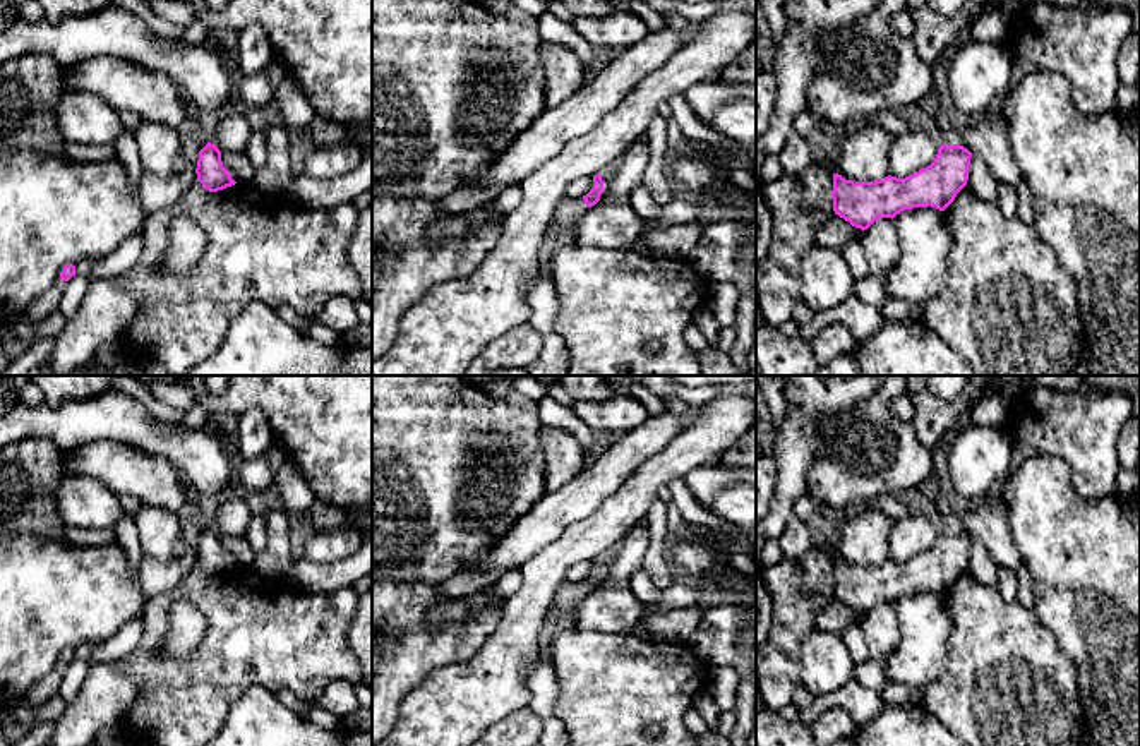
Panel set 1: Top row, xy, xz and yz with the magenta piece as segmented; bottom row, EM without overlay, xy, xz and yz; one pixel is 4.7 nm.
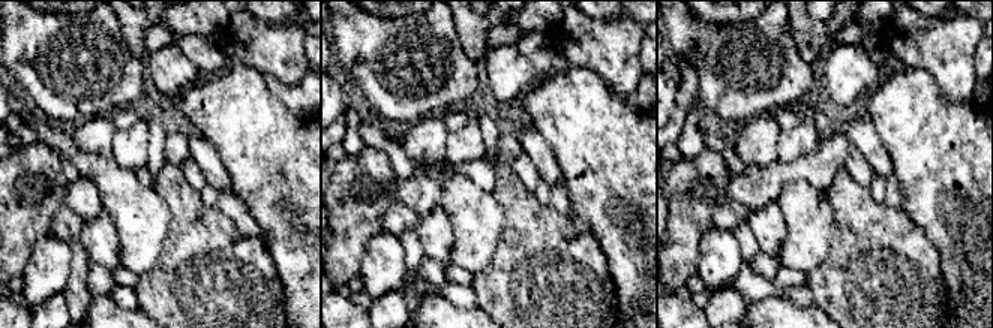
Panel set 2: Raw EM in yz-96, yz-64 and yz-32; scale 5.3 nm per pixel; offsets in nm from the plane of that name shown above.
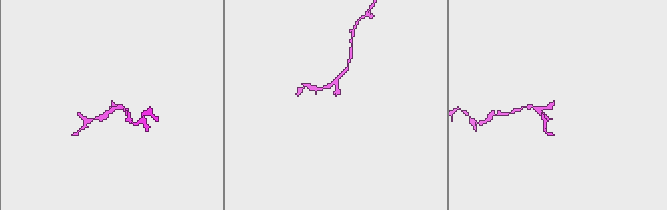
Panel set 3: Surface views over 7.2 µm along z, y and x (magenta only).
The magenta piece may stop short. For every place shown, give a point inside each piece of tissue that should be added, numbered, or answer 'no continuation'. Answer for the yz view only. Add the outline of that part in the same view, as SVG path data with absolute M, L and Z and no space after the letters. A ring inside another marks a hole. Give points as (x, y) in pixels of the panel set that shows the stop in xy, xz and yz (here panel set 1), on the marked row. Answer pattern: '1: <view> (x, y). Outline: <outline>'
no continuation

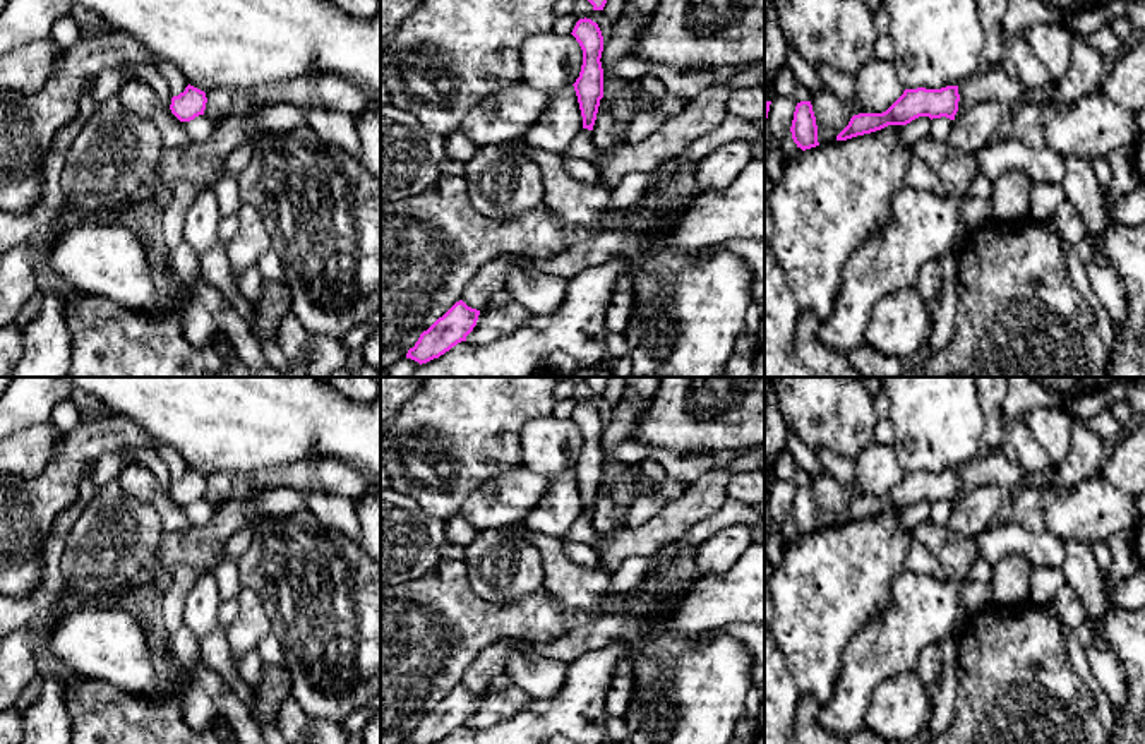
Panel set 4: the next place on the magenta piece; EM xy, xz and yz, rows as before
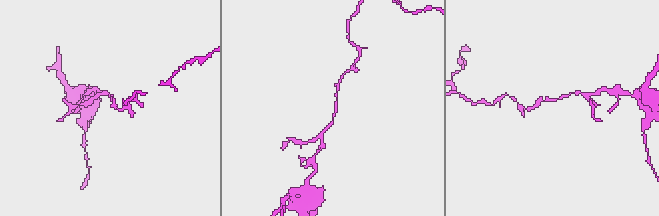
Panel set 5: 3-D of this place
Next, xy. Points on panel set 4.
no continuation

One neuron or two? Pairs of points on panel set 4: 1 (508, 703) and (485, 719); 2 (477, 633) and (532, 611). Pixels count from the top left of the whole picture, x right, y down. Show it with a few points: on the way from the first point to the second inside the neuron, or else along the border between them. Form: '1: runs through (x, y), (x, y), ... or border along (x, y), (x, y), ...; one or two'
1: runs through (503, 703), (491, 714); one
2: runs through (491, 623), (518, 621); one

